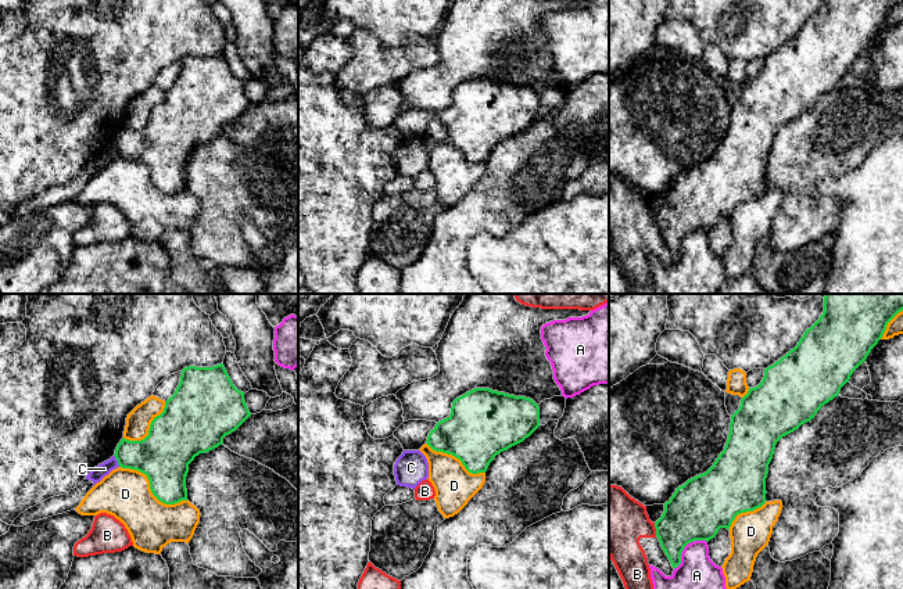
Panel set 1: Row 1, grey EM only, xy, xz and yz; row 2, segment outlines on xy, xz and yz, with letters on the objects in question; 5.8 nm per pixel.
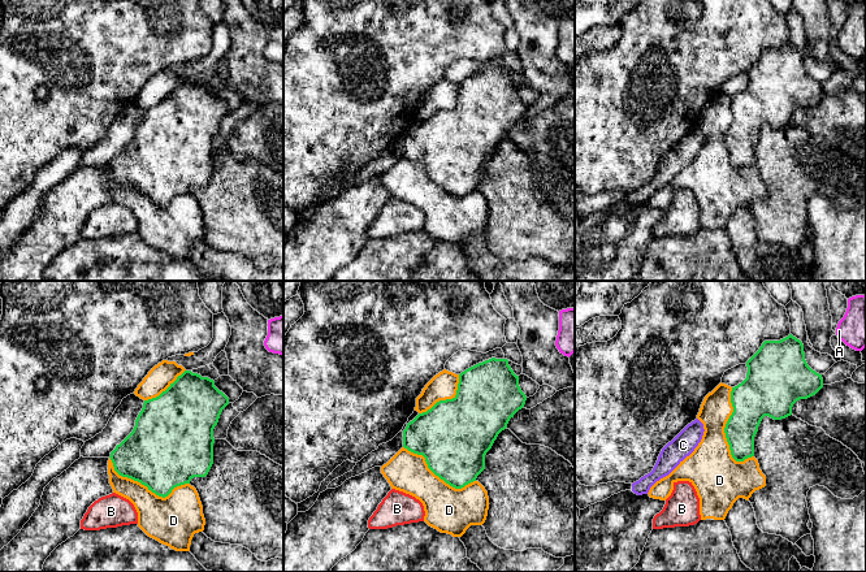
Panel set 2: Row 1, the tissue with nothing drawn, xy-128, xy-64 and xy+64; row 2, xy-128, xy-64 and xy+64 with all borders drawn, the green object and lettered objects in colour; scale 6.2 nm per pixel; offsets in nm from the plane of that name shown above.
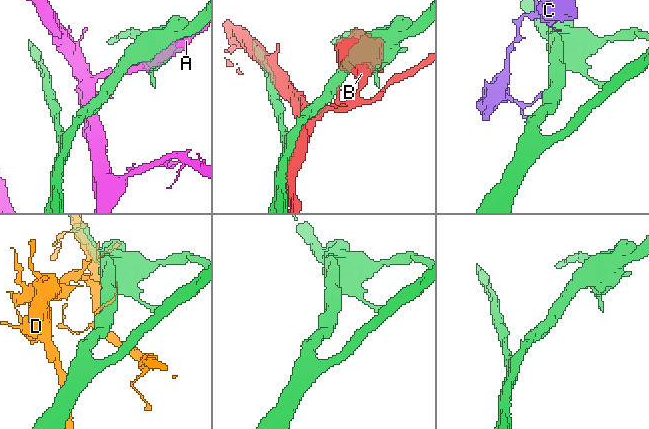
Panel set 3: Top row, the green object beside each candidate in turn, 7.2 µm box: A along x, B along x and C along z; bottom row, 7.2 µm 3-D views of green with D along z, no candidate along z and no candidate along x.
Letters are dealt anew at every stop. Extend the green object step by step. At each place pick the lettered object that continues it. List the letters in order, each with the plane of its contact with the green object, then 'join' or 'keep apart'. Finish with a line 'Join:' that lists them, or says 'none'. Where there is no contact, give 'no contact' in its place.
A: contact in yz; keep apart
B: contact in yz; keep apart
C: contact in xy; keep apart
D: contact in xy; keep apart
Join: none

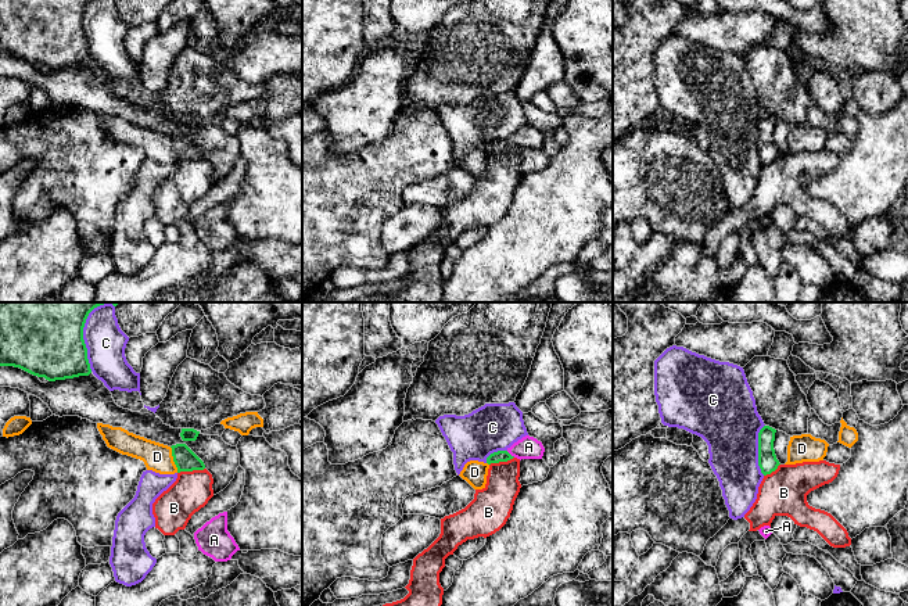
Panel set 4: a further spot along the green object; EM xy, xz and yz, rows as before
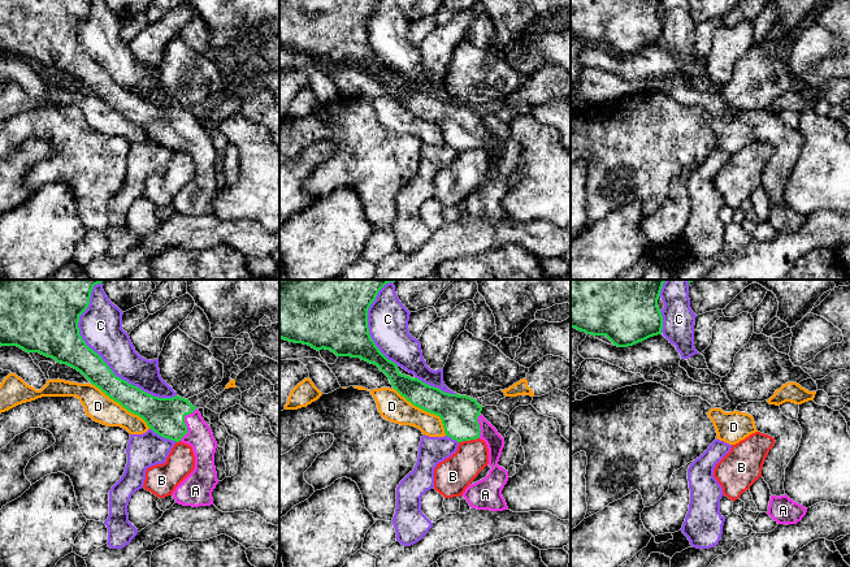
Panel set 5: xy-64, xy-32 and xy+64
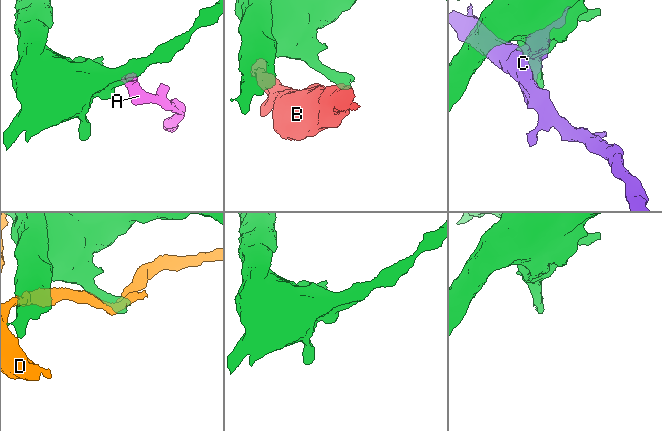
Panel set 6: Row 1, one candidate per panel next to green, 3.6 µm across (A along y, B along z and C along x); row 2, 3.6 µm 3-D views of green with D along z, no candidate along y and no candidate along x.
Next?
A: contact in xz; join
B: contact in xy; keep apart
C: contact in xy; keep apart
D: contact in xy; keep apart
Join: A

